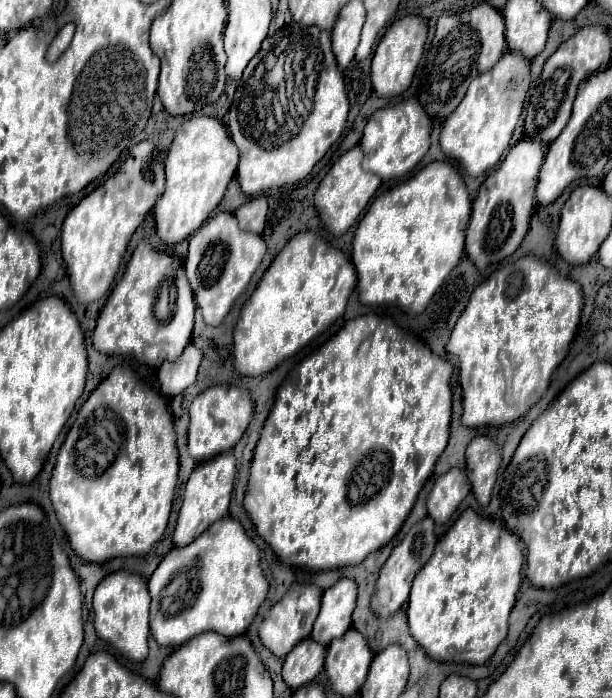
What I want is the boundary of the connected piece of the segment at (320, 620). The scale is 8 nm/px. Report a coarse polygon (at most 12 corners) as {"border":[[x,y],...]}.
{"border":[[356,582],[324,590],[312,638],[328,646],[344,636],[356,606]]}

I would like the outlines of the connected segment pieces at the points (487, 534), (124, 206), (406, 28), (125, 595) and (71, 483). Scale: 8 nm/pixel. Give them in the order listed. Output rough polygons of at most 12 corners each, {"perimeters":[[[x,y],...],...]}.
{"perimeters":[[[464,510],[416,574],[408,626],[440,662],[508,632],[524,544]],[[150,140],[62,224],[80,304],[108,292],[164,192]],[[420,16],[396,20],[376,46],[372,88],[380,98],[408,90],[424,54]],[[108,574],[94,628],[122,656],[148,656],[150,594],[140,574]],[[114,368],[50,478],[90,564],[148,554],[178,450],[168,400]]]}

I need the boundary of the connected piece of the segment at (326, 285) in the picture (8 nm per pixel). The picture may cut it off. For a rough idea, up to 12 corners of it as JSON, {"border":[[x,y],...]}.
{"border":[[296,234],[242,306],[234,370],[272,372],[344,314],[356,268]]}

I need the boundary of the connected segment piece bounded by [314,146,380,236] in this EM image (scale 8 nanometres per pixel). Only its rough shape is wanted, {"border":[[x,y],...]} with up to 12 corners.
{"border":[[354,146],[314,194],[324,228],[342,236],[380,186]]}

